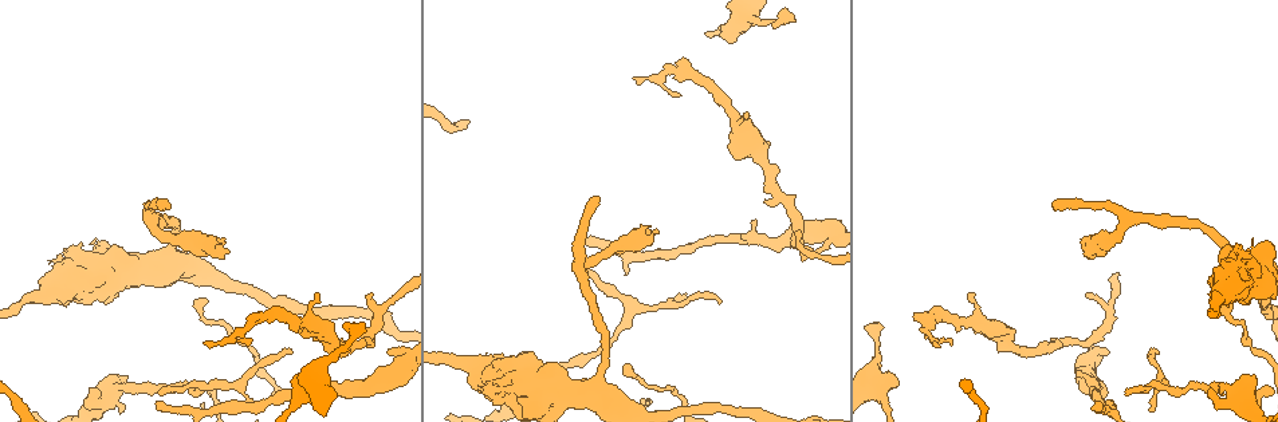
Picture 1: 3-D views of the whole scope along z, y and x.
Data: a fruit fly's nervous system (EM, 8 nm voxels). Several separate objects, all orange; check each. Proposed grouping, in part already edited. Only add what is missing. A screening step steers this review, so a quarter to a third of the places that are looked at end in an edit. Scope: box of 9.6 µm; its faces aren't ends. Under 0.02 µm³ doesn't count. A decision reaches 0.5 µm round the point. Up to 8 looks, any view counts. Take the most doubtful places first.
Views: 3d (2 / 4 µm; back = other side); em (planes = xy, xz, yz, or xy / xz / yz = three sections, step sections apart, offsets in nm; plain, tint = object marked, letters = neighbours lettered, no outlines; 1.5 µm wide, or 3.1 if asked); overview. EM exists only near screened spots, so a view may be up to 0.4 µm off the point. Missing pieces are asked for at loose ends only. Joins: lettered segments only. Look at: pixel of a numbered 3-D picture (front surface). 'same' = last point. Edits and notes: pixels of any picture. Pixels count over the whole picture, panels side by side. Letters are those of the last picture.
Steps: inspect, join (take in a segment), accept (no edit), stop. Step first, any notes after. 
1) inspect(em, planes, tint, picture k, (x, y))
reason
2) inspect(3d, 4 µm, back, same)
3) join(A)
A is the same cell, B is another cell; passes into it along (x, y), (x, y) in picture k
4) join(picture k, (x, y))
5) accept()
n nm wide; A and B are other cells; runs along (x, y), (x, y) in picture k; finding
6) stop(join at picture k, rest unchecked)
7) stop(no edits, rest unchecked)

inspect(em, yz, step 4, tint, picture 1, (1089, 252))
free end

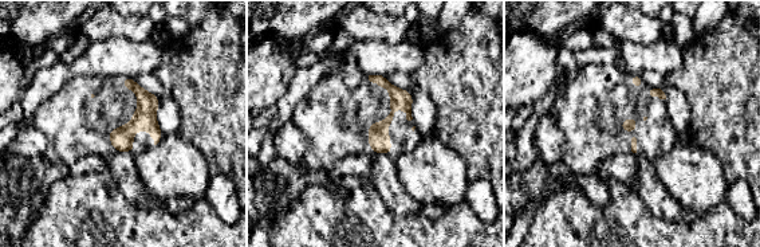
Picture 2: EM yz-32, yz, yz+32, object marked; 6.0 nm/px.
inspect(em, planes, letters, same)

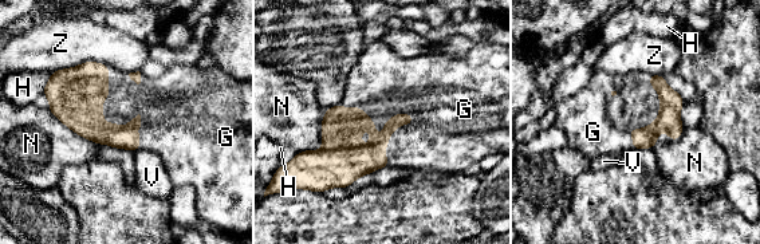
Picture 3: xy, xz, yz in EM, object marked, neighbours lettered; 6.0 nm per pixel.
join(G)
G is the same cell, H, N, V and Z are other cells; passes into it along (355, 118), (397, 114), (429, 87) in picture 3; it goes on there

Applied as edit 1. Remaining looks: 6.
inspect(overview)

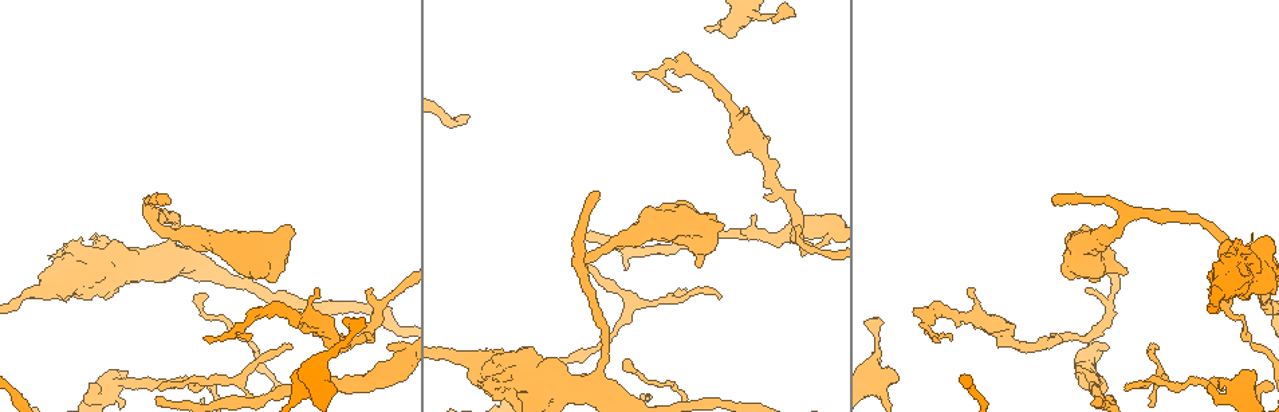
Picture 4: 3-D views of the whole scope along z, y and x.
inspect(em, xy, step 4, tint, picture 4, (800, 227))
free end

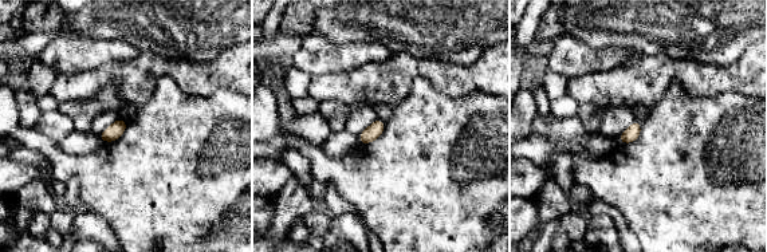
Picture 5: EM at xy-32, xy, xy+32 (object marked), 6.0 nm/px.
inspect(em, planes, letters, same)

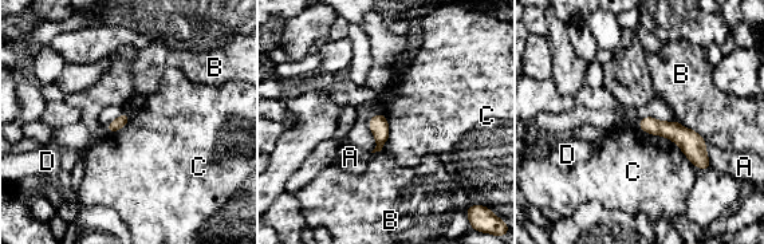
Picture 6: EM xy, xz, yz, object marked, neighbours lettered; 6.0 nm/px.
accept()
A, B, C and D are other cells; border along (637, 125), (670, 138), (696, 168) in picture 6; no lettered segment goes on from it

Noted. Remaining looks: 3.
inspect(em, planes, letters, picture 4, (1254, 373))
branch stops here

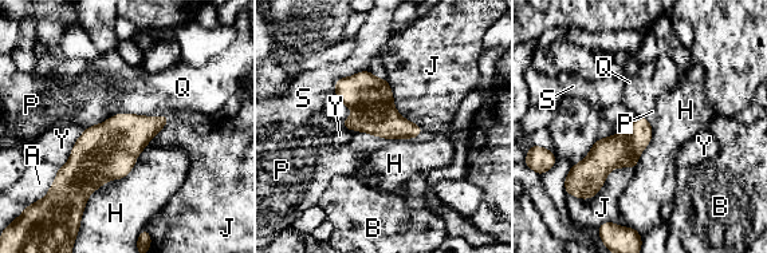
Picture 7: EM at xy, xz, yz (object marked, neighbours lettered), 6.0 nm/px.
accept()
H touches over 550 nm; A, B, H, J, P, Q, S and Y are other cells; border along (347, 129), (368, 131), (373, 135) in picture 7; none of them fits

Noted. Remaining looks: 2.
stop(join at picture 3, rest unchecked)

